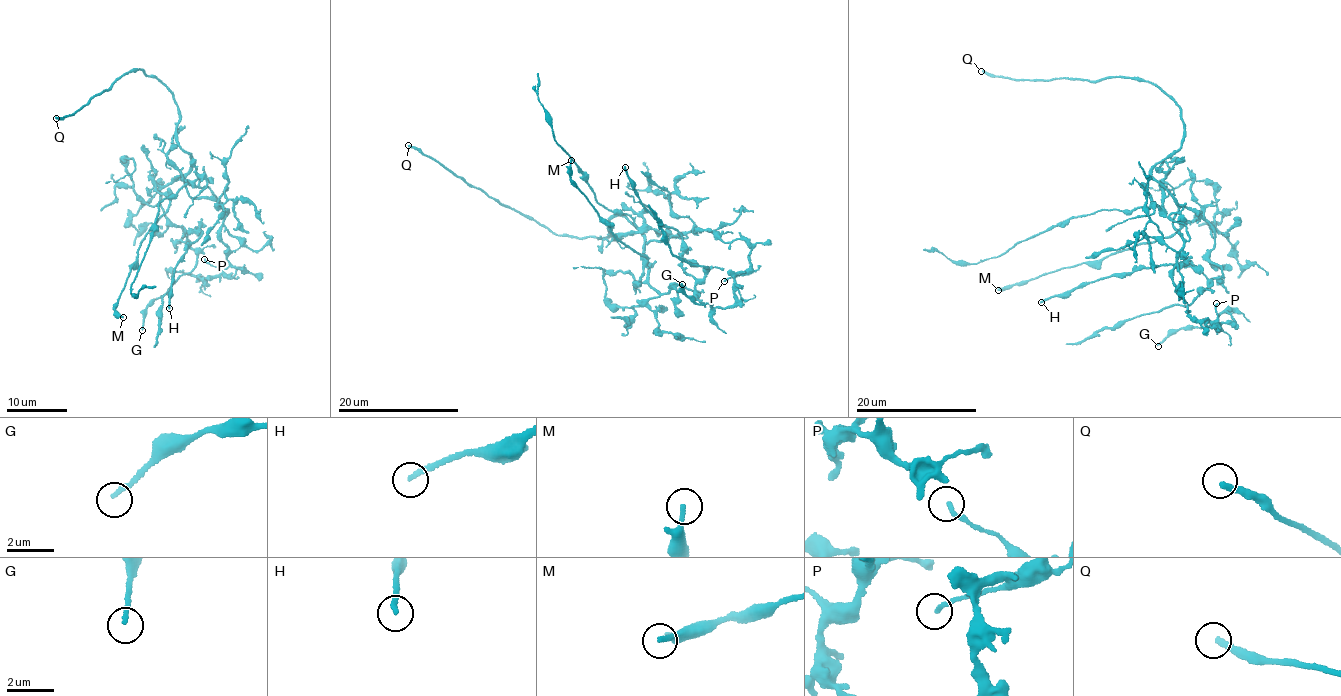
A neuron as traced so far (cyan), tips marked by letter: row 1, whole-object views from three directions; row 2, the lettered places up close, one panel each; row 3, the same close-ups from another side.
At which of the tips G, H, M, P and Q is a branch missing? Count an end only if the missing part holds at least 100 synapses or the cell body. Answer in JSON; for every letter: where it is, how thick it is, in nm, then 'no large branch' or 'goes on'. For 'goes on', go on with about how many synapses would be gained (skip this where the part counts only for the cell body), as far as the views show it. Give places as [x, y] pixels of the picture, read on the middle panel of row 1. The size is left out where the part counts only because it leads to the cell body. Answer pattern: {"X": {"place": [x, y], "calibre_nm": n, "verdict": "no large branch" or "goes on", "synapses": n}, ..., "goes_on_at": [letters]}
{"G": {"place": [682, 284], "calibre_nm": 180, "verdict": "no large branch"}, "H": {"place": [625, 167], "calibre_nm": 200, "verdict": "no large branch"}, "M": {"place": [571, 160], "calibre_nm": 220, "verdict": "no large branch"}, "P": {"place": [724, 281], "calibre_nm": 190, "verdict": "no large branch"}, "Q": {"place": [408, 145], "calibre_nm": 240, "verdict": "goes on"}, "goes_on_at": ["Q"]}

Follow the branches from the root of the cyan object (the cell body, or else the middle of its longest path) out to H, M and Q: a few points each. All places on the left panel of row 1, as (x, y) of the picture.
H: (200, 198), (177, 175), (159, 190), (181, 241), (202, 231), (178, 260), (169, 308)
M: (200, 198), (189, 195), (177, 175), (156, 185), (169, 200), (141, 242), (115, 310), (123, 317)
Q: (200, 198), (187, 192), (192, 160), (175, 138), (174, 94), (142, 70), (56, 118)

